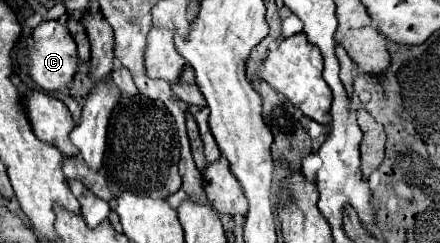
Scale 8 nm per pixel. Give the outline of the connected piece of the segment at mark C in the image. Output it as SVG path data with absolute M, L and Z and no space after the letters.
M57 20L41 22L33 30L33 46L27 52L27 72L31 80L45 92L55 92L59 88L65 88L77 70L79 58L75 58L75 42L71 40L71 34L65 26L61 26Z

